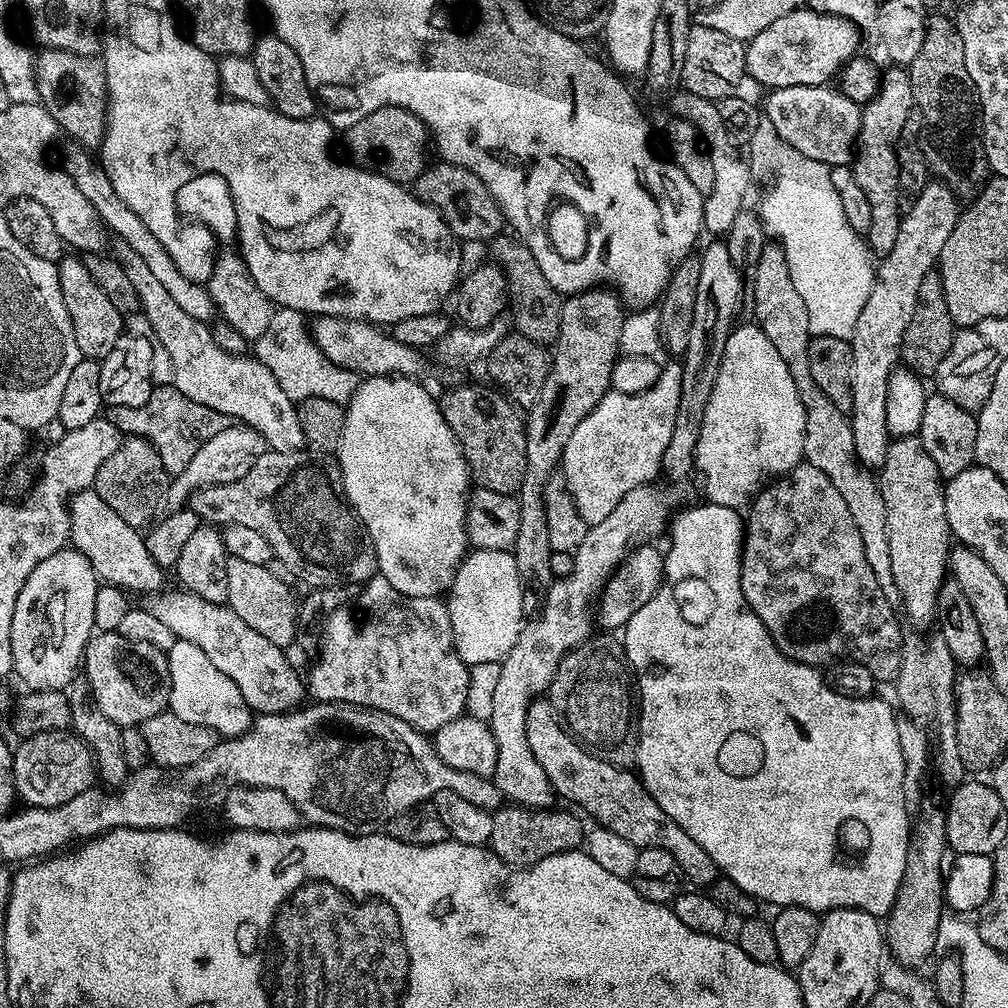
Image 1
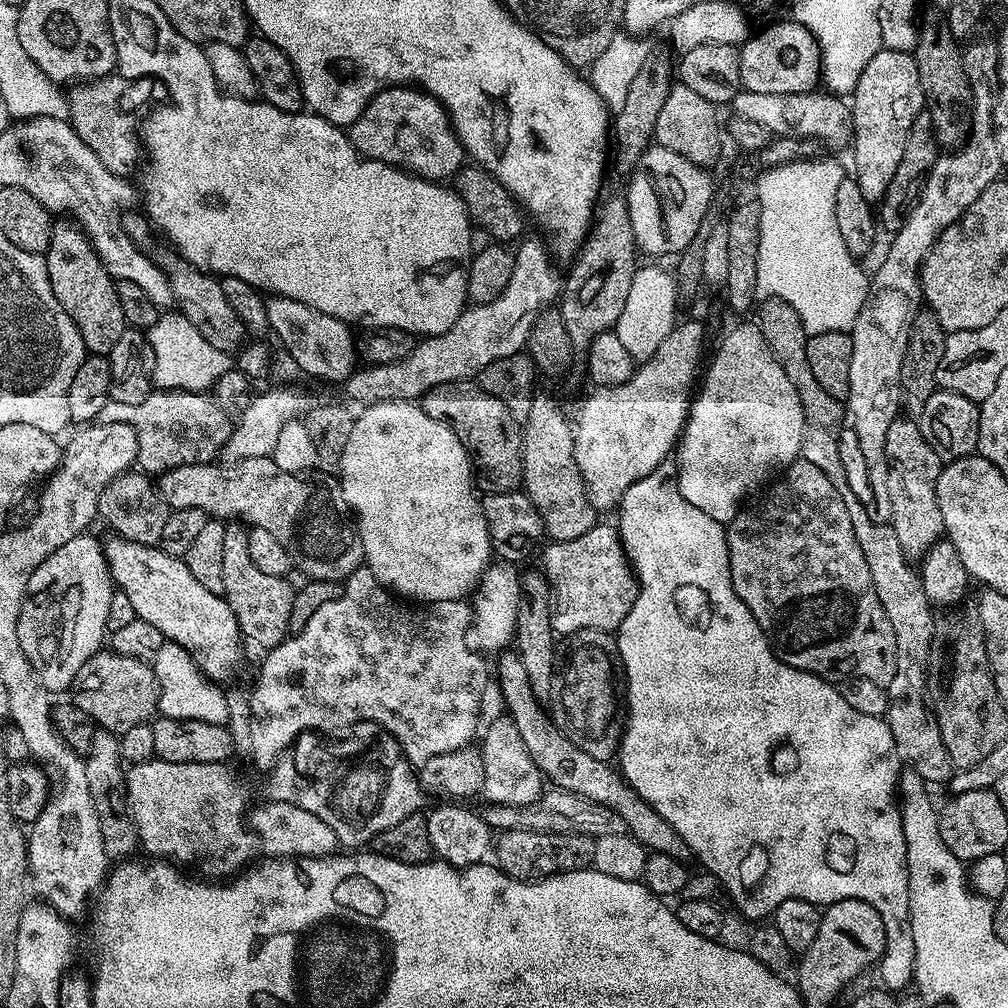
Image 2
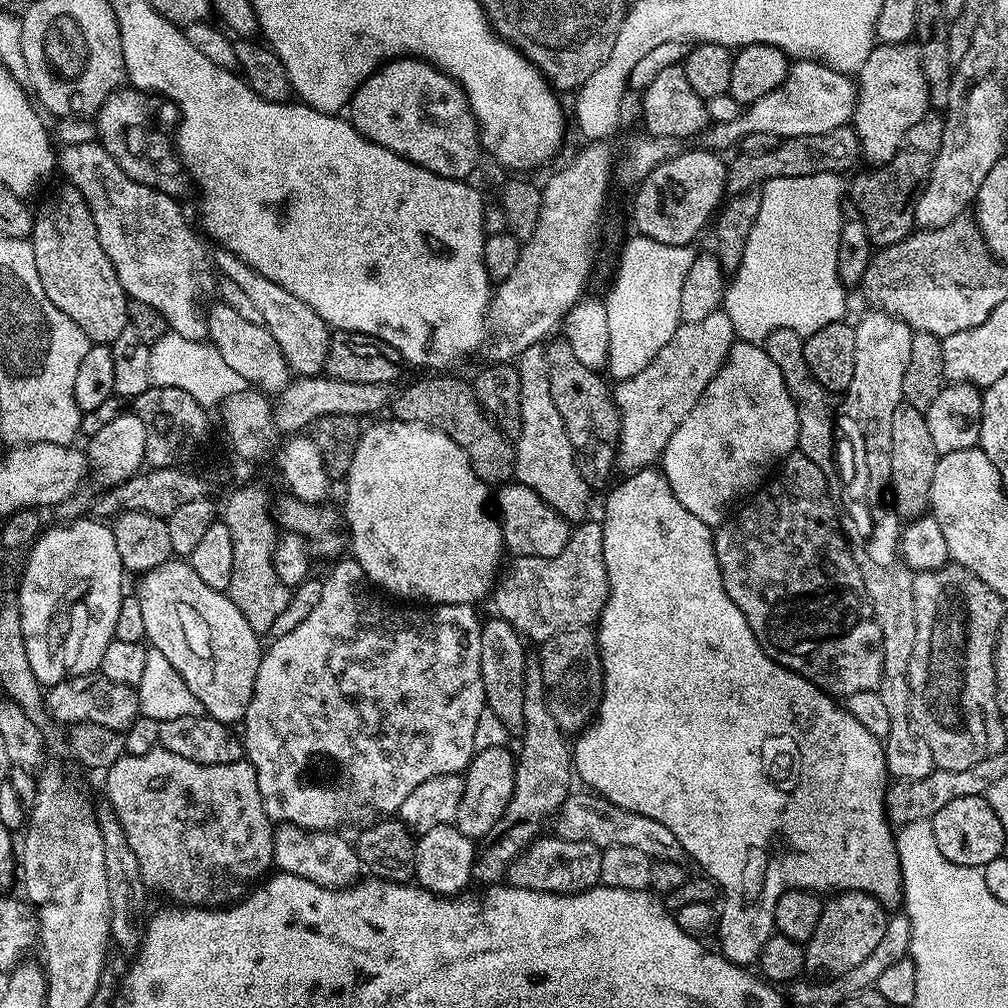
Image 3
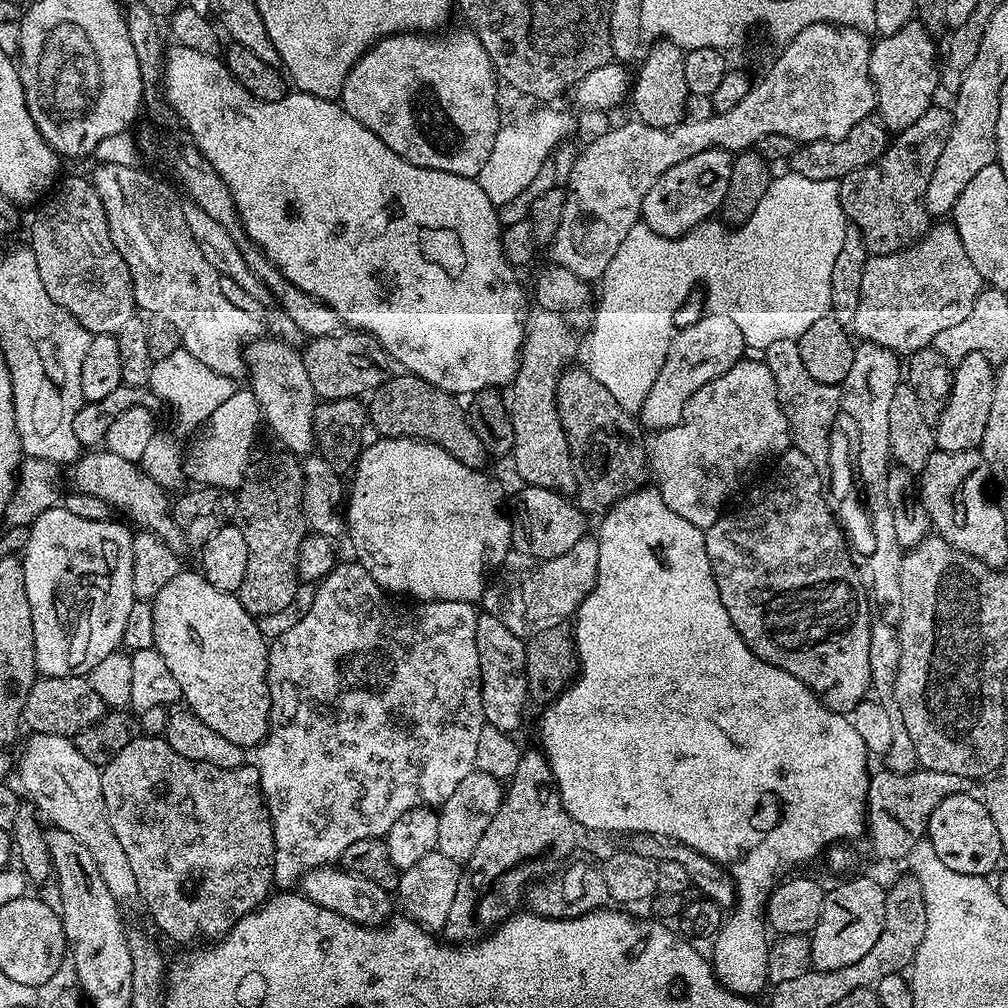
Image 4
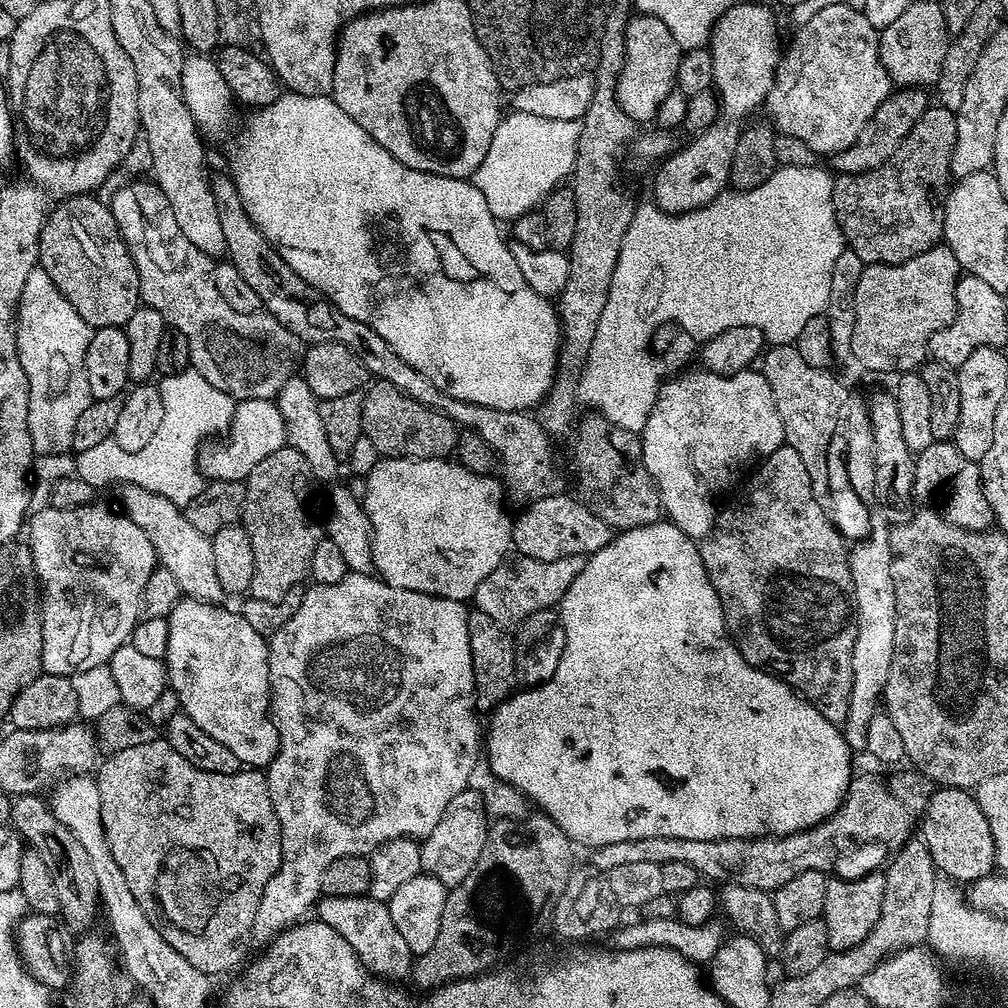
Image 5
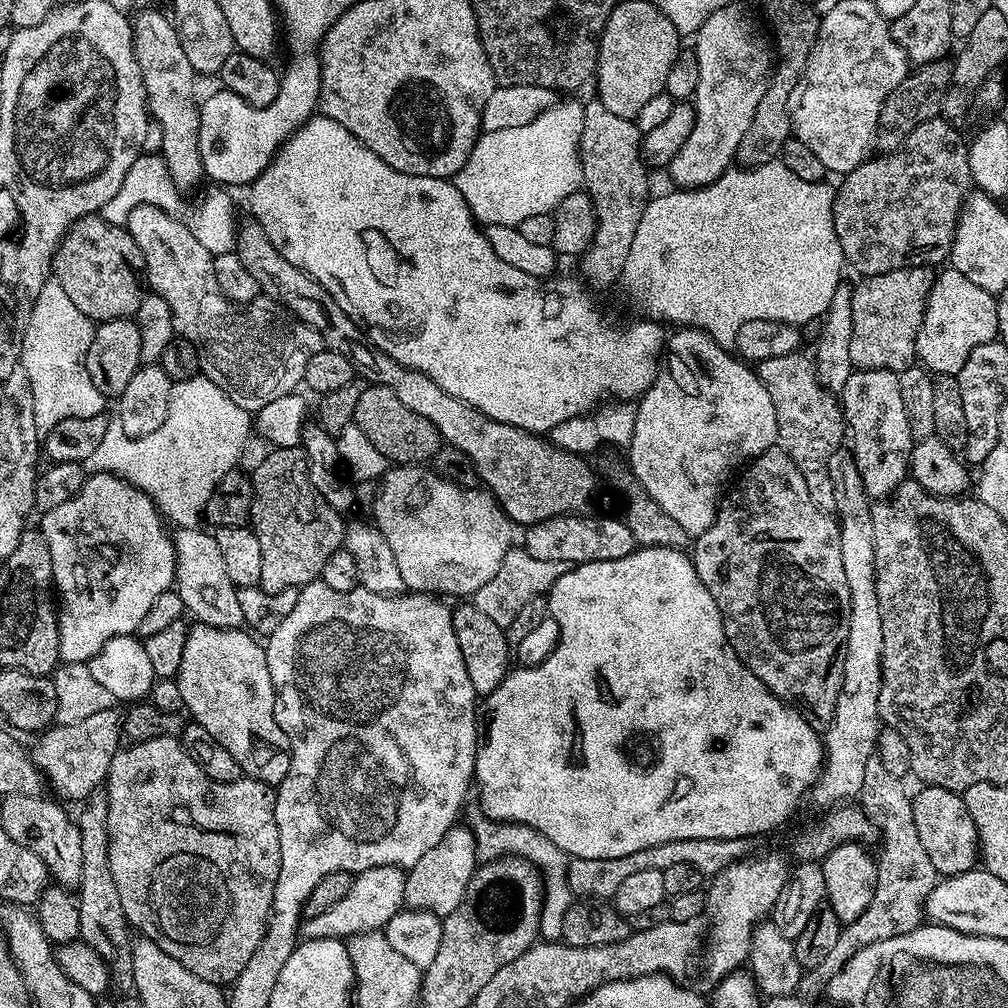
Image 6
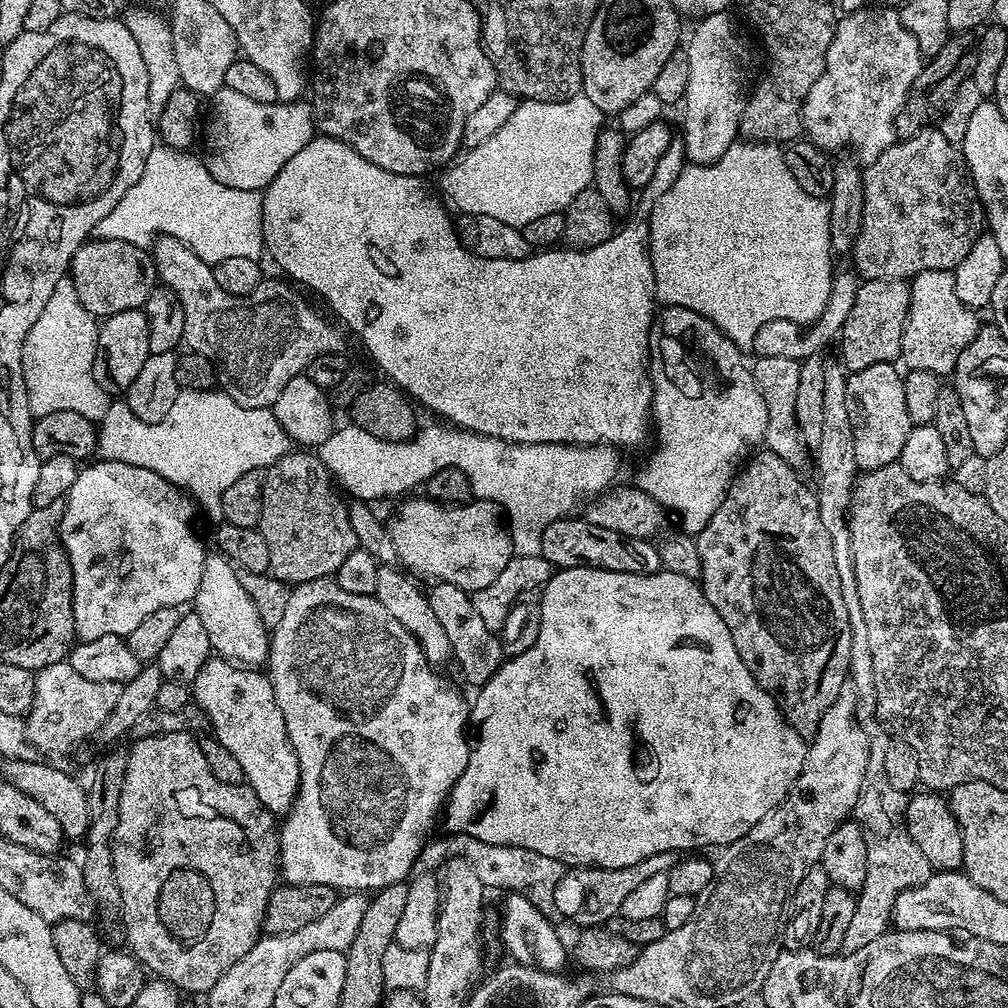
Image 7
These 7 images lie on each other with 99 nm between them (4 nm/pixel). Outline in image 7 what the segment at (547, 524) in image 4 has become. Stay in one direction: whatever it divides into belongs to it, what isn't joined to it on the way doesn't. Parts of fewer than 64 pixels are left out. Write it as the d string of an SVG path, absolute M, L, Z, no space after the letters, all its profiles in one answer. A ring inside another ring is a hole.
M565 518L550 522L546 530L542 530L542 550L540 555L545 556L557 569L562 568L601 568L615 572L633 572L634 574L654 574L661 571L659 547L652 540L630 538L626 534L618 534L618 530L606 530L606 526L594 526L583 518Z

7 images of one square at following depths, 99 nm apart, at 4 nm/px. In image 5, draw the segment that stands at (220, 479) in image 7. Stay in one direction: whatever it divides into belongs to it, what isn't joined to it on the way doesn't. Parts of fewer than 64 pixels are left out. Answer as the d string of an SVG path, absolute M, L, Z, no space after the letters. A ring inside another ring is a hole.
M195 370L165 376L158 387L162 394L162 422L150 442L146 442L142 450L133 452L122 450L111 438L98 442L98 446L90 446L90 450L75 453L74 475L82 478L82 482L90 482L97 490L117 482L133 484L186 506L202 494L206 483L205 476L197 468L197 455L205 441L212 438L207 436L223 433L229 427L237 401L218 390L218 386L210 386L210 382Z

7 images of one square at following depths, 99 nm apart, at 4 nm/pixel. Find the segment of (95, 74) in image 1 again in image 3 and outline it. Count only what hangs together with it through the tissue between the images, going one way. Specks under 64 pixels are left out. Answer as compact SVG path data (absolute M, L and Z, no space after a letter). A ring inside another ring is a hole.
M121 86L109 94L106 102L94 117L98 143L107 150L110 158L134 182L150 186L167 196L183 198L194 192L194 181L182 170L182 161L174 147L171 135L164 136L164 104L159 95L142 88Z

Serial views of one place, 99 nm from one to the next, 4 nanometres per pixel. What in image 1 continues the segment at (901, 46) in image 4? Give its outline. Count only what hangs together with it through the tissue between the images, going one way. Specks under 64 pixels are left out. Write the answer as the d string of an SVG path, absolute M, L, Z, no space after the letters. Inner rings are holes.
M892 66L889 69L889 72L885 71L881 75L880 90L874 99L863 105L860 114L860 138L856 141L854 159L850 165L852 173L858 178L858 186L862 186L866 198L870 198L870 206L872 207L870 210L871 221L870 230L866 234L866 243L869 249L880 258L890 254L890 249L894 247L894 242L898 239L898 230L902 219L902 204L900 208L902 193L900 190L900 167L896 157L896 144L900 140L902 126L909 124L913 119L911 116L914 116L910 78L907 71L900 66Z

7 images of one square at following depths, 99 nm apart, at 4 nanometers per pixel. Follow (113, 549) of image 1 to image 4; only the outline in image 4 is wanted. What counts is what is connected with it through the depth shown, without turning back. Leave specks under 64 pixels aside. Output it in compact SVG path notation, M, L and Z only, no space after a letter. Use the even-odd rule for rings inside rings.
M182 570L151 601L154 610L155 650L162 654L166 670L174 674L178 682L183 703L210 730L222 734L222 738L242 746L245 750L255 749L268 734L268 715L270 714L270 694L268 693L268 649L269 641L260 632L259 623L244 609L239 595L218 590L210 586L199 571Z

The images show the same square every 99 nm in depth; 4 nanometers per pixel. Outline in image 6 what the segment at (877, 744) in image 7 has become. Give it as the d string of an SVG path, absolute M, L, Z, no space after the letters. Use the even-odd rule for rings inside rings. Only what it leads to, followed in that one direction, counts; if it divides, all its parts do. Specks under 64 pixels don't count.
M873 758L868 763L868 773L862 782L862 807L875 831L876 828L880 831L880 852L876 856L878 882L874 886L874 898L870 898L870 906L857 920L841 927L834 950L830 950L820 965L811 969L810 976L816 984L827 985L842 970L842 966L846 966L846 962L850 962L850 958L854 958L854 954L866 946L894 938L898 934L906 934L919 928L925 919L924 903L938 882L938 873L918 839L918 829L914 827L912 796L904 789L904 783L901 777L890 774L890 770L886 770L879 759Z

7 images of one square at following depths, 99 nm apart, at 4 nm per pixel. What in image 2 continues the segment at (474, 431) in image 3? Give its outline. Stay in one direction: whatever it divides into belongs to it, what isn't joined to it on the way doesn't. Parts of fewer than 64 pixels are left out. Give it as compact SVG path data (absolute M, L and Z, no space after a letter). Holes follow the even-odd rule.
M459 380L434 386L422 398L422 407L430 418L438 418L454 430L474 461L474 483L481 493L515 492L524 478L524 437L521 425L490 394L471 380Z

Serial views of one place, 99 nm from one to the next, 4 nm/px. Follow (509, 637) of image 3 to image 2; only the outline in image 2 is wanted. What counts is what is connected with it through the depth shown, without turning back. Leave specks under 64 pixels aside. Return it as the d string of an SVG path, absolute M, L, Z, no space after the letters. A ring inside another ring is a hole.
M504 650L499 653L496 668L494 664L494 680L499 684L502 690L502 698L504 699L504 711L509 720L514 722L518 735L522 737L522 742L526 746L526 750L530 754L530 758L538 766L541 776L553 788L561 788L567 792L578 794L582 798L586 798L590 802L598 802L602 806L606 806L610 810L614 810L614 814L618 814L618 818L622 818L625 829L629 835L635 837L638 843L644 845L649 853L661 852L662 854L670 854L674 858L688 862L693 859L692 851L686 846L686 842L682 842L682 838L674 830L674 826L670 826L670 822L666 822L666 818L662 818L662 814L658 814L656 810L651 808L647 802L635 792L631 786L624 781L623 776L609 761L599 760L590 754L586 754L586 750L578 750L578 746L571 744L566 737L556 729L552 723L551 715L542 709L541 701L537 700L529 679L526 678L526 670L522 667L522 658L520 653L515 650Z

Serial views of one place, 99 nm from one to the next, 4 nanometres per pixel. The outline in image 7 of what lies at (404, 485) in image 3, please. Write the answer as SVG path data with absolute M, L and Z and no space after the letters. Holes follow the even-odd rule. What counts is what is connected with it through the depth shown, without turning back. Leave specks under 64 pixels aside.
M420 494L409 495L397 510L392 524L390 520L397 561L413 577L429 576L429 581L453 584L469 594L490 586L514 555L501 505L487 498L450 505L424 494L416 495Z

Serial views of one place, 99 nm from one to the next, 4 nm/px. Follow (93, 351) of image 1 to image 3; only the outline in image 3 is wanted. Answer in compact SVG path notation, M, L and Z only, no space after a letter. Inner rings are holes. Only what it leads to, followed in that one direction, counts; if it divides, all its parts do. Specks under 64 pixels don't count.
M63 187L58 189L40 209L38 207L35 209L30 237L30 243L34 250L34 266L38 266L38 278L42 278L42 290L46 290L46 298L50 298L50 302L54 302L54 306L58 306L58 310L62 310L62 314L66 314L66 318L70 318L70 322L74 322L74 326L78 326L78 330L82 330L82 334L86 334L86 338L92 344L111 346L118 338L118 334L122 334L122 330L128 327L128 301L130 297L125 294L122 282L118 282L118 274L114 270L110 258L106 258L106 250L102 250L102 242L98 242L98 226L94 226L94 214L90 214L90 206L86 202L86 198L82 198L80 191L74 187Z

